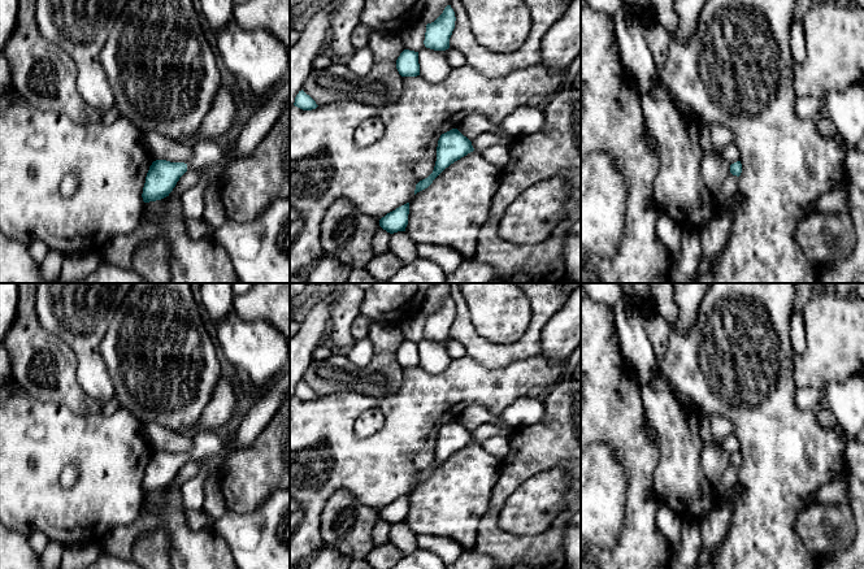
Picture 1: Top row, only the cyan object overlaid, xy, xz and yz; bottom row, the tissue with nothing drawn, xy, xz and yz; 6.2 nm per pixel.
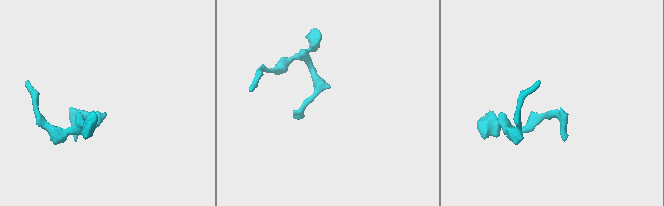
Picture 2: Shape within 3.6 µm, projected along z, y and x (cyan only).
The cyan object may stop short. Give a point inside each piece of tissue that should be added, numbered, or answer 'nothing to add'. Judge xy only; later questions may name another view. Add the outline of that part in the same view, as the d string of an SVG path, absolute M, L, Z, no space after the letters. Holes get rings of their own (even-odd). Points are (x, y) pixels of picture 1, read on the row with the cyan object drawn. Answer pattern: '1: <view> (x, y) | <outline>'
1: xy (207, 153) | M218 140L195 142L194 157L187 164L187 171L197 171L199 181L195 186L181 195L181 205L187 218L201 220L205 209L204 194L207 188L217 183L217 178L205 170L212 168L223 157L225 144Z

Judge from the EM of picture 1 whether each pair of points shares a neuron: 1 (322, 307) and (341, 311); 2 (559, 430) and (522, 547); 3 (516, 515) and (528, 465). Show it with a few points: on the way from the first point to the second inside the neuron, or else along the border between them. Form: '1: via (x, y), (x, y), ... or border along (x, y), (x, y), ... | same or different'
1: border along (335, 296), (331, 303), (331, 320), (329, 322) | different
2: via (528, 461), (502, 490), (493, 511), (493, 526) | same
3: border along (552, 469), (530, 476), (513, 491), (504, 504) | different

